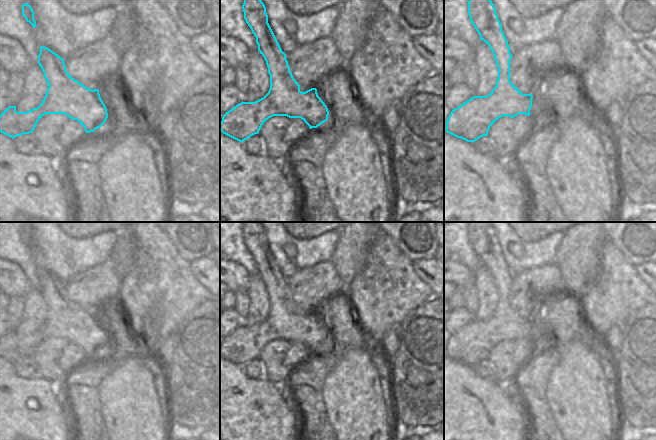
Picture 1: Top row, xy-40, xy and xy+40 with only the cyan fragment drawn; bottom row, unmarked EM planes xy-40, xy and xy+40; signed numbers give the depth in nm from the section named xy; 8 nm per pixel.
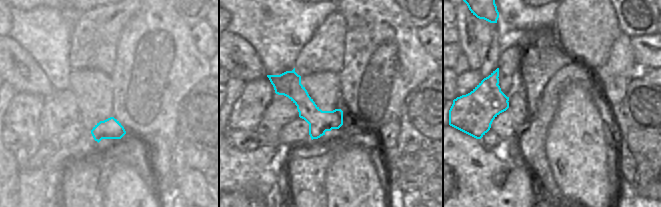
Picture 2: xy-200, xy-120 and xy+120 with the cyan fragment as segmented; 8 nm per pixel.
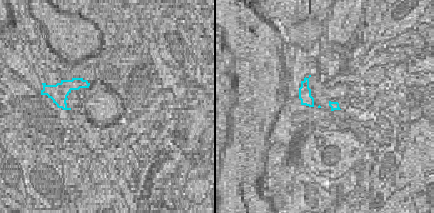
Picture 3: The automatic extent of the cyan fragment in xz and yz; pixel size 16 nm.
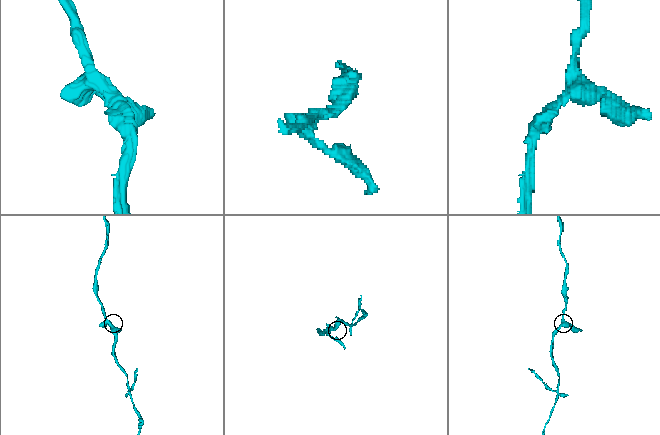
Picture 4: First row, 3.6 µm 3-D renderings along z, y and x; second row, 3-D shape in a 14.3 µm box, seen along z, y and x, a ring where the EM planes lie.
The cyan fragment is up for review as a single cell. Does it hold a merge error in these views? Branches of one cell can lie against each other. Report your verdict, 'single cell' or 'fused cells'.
fused cells

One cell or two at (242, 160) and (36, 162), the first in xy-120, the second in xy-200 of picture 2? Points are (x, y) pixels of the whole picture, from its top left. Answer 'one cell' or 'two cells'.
one cell

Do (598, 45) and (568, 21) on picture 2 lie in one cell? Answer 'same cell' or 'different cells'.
same cell

